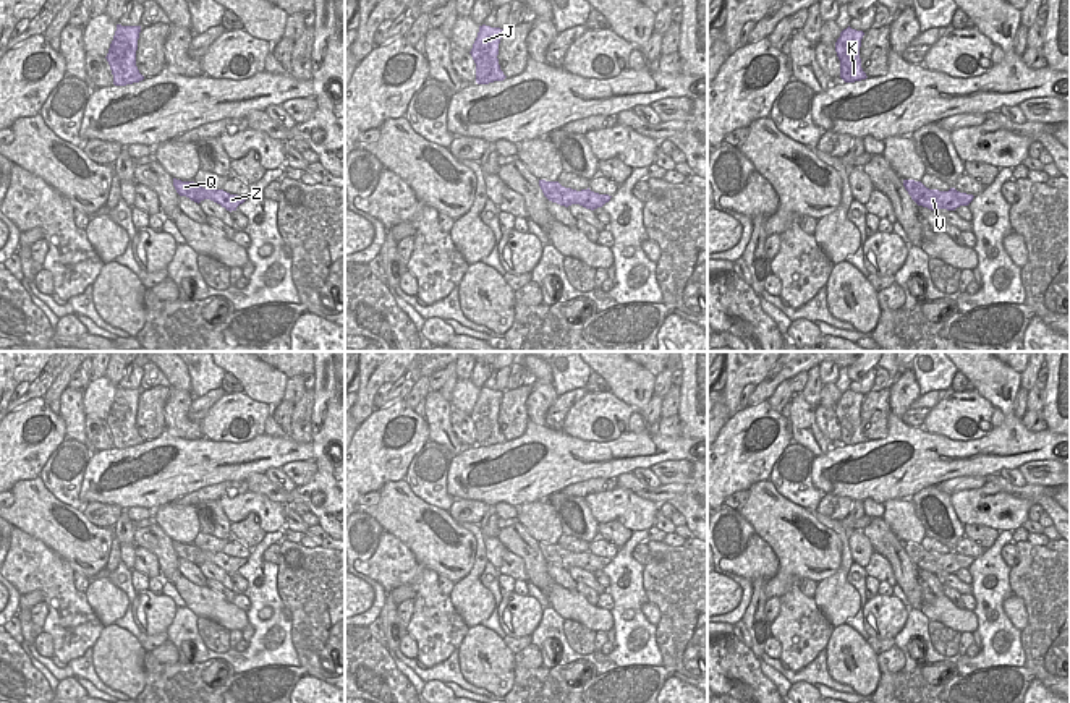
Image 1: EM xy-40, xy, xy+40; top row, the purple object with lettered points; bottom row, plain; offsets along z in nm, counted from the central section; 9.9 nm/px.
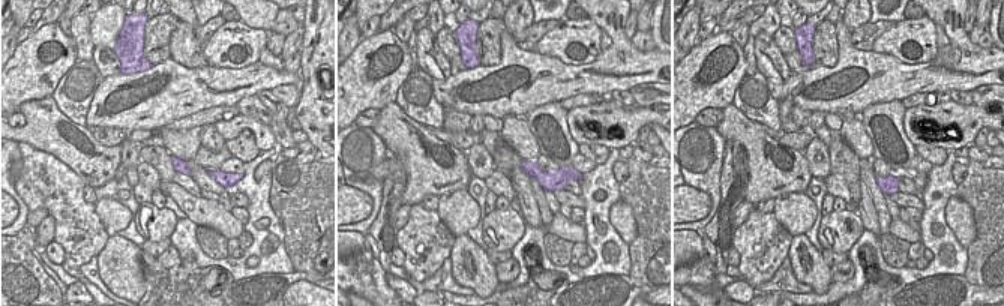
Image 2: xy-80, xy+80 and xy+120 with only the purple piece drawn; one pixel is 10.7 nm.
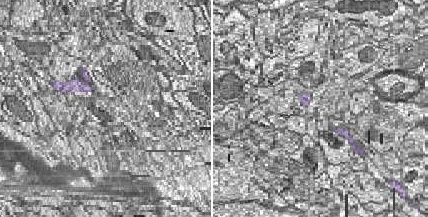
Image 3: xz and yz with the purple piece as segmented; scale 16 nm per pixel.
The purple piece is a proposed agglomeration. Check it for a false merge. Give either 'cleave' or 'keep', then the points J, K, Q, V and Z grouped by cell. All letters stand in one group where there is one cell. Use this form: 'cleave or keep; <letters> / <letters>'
keep; J K Q V Z

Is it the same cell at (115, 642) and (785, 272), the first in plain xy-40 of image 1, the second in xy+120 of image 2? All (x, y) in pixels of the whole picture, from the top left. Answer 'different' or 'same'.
different

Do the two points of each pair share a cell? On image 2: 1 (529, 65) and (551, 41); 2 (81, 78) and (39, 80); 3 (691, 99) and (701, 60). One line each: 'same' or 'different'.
1: different
2: different
3: same

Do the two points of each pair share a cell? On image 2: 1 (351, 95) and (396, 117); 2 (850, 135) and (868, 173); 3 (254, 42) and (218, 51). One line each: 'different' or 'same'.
1: different
2: different
3: same

